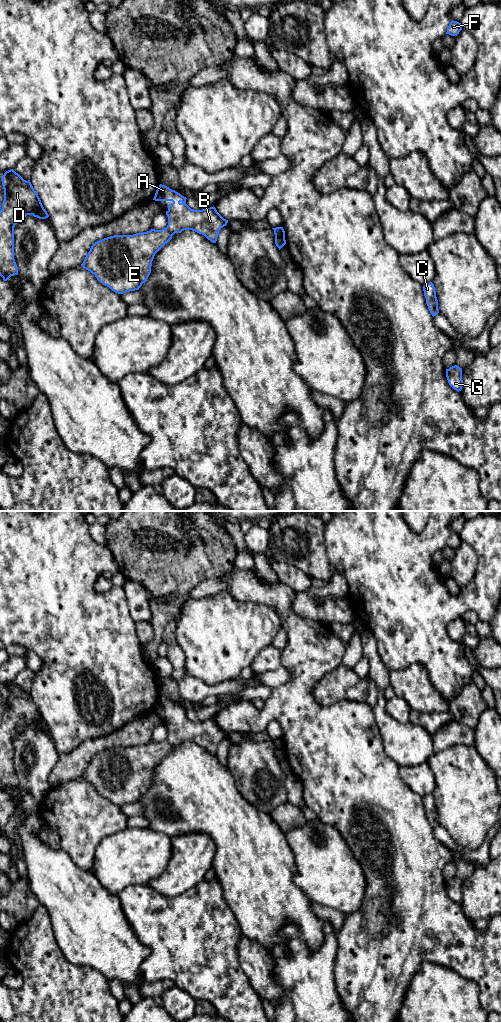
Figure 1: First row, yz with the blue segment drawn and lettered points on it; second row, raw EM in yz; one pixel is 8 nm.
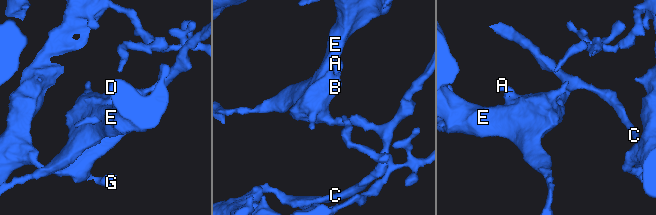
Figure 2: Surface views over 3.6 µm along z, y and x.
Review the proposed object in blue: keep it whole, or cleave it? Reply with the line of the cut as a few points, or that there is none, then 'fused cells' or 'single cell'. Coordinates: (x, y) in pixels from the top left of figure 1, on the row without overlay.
cut in yz along (275, 748), (284, 749); fused cells

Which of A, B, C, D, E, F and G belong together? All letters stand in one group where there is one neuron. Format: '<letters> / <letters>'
A B D E / C F G

